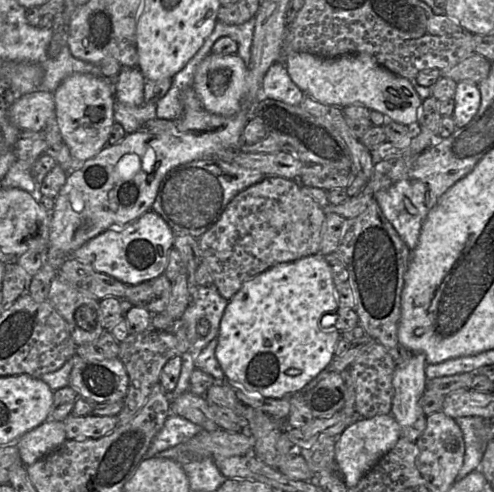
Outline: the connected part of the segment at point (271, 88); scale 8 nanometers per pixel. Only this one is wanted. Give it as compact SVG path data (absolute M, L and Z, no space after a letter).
M284 62L273 63L262 83L262 96L291 105L300 104L305 93L293 82Z

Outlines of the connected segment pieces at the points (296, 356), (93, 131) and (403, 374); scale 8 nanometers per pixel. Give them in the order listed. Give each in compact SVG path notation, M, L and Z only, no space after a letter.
M321 253L276 264L247 280L228 301L218 330L215 356L226 380L267 398L280 398L299 391L325 369L334 356L340 339L336 328L337 309L331 265Z
M74 73L66 77L54 91L55 115L61 135L75 163L83 164L106 145L115 123L114 87L105 78L92 74Z
M422 352L396 365L393 373L391 415L398 422L402 437L416 442L427 425L427 416L420 405L426 390L426 358Z

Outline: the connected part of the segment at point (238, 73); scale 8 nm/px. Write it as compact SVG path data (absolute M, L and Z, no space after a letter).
M208 54L196 68L193 88L203 108L212 114L232 116L241 108L248 67L237 54Z

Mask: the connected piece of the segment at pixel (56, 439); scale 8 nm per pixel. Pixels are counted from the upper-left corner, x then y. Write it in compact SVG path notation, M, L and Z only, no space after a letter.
M47 420L16 441L22 464L28 467L67 440L63 421Z

